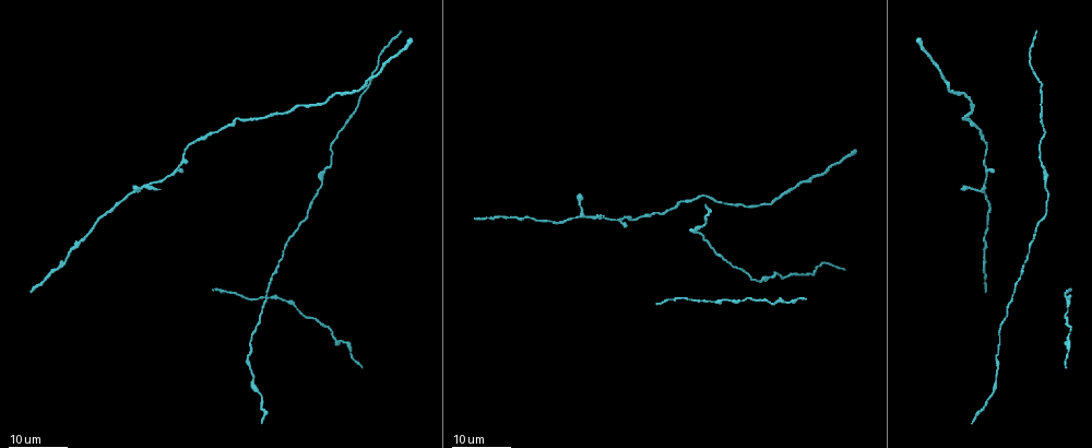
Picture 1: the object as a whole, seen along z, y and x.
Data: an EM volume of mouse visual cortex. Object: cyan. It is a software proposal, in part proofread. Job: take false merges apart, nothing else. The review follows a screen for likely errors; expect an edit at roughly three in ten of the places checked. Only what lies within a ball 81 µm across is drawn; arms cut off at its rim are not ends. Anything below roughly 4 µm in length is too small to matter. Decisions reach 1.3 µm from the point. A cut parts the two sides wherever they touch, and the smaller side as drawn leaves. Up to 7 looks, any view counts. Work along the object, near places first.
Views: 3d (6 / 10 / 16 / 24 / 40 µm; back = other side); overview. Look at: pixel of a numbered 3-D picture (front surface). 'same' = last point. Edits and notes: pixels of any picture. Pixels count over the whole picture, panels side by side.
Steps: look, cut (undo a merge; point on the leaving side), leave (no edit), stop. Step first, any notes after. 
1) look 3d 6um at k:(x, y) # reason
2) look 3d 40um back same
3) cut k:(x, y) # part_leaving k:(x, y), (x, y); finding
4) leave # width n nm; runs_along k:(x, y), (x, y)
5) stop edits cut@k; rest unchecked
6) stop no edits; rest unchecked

look 3d 16um at 1:(195, 139) # thick turns thin

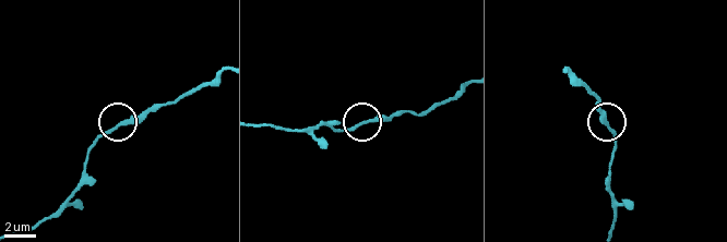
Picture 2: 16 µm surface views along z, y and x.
look 3d 6um at 2:(120, 124)

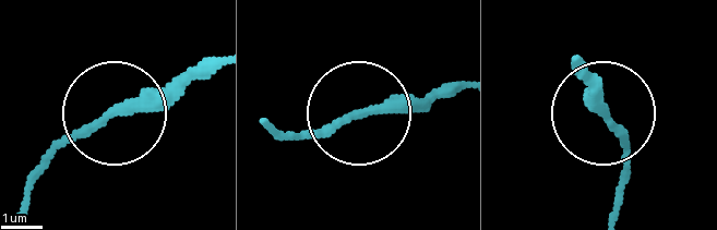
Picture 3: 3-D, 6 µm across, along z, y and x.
leave # runs_along 3:(456, 87), (394, 97), (283, 138); all the same neuron

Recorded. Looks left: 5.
look 3d 16um at 1:(616, 220) # sudden change in width

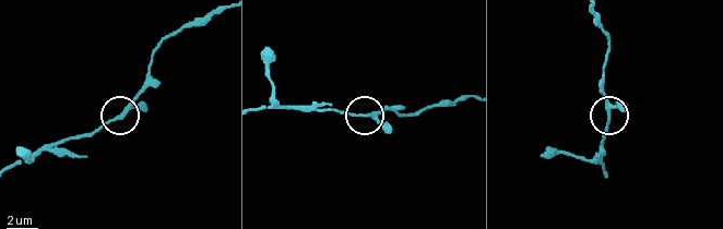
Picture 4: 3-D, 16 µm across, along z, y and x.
look 3d 10um at 4:(611, 117) # closer look

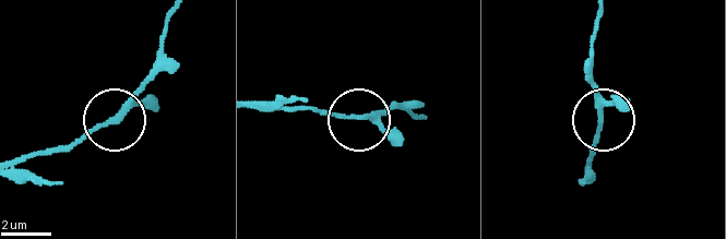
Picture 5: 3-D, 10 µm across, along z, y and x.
leave # width 190 nm; runs_along 5:(170, 15), (156, 72), (139, 96), (67, 151); continuous, no second neuron

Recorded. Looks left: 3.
look 3d 24um at 1:(722, 300)

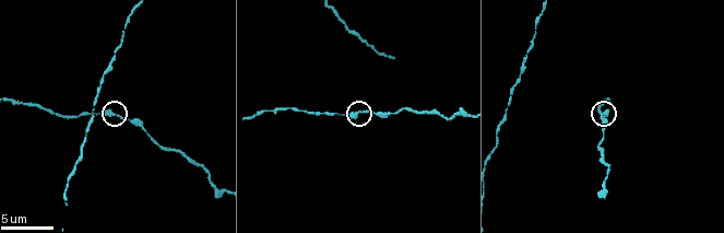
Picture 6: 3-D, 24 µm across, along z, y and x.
look 3d 6um at 6:(359, 111)

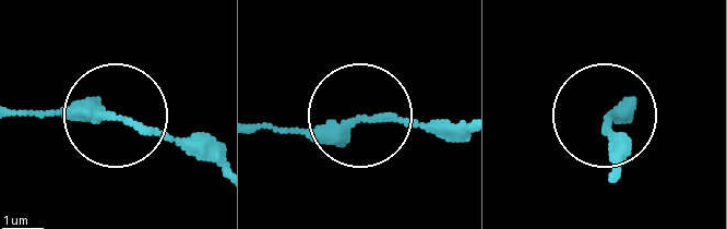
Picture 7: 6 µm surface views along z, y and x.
leave # side_arm 13 um; all the same neuron

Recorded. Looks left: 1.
stop no edits; rest unchecked

